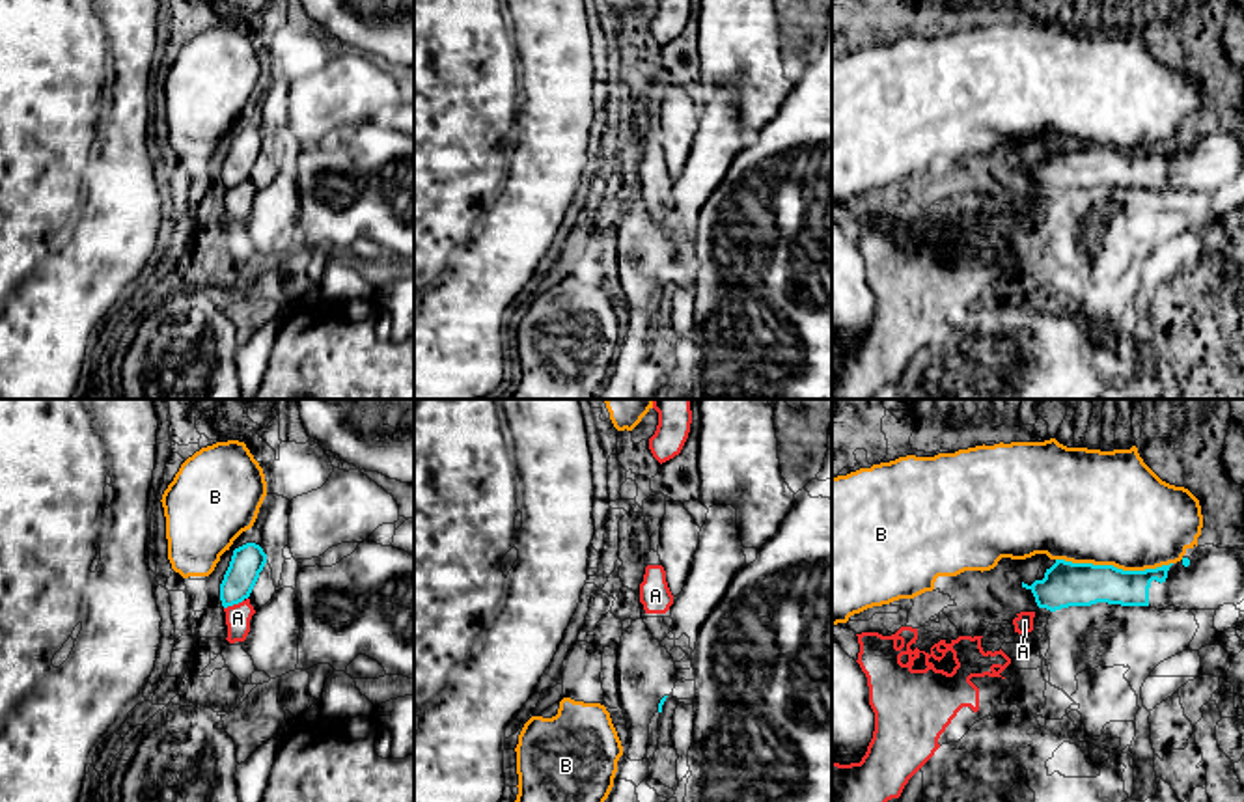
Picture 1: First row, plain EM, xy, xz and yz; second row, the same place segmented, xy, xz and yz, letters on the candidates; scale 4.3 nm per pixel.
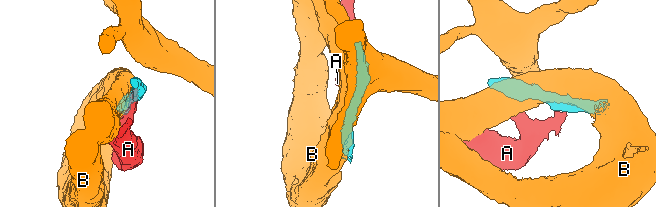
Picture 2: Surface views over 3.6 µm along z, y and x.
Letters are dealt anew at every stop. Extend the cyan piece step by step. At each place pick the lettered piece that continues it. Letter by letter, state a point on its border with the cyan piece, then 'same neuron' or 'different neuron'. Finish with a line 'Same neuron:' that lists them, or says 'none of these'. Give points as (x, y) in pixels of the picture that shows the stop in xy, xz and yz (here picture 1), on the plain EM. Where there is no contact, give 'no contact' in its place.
A: xy (234, 185) | different neuron
B: yz (1112, 148) | different neuron
Same neuron: none of these

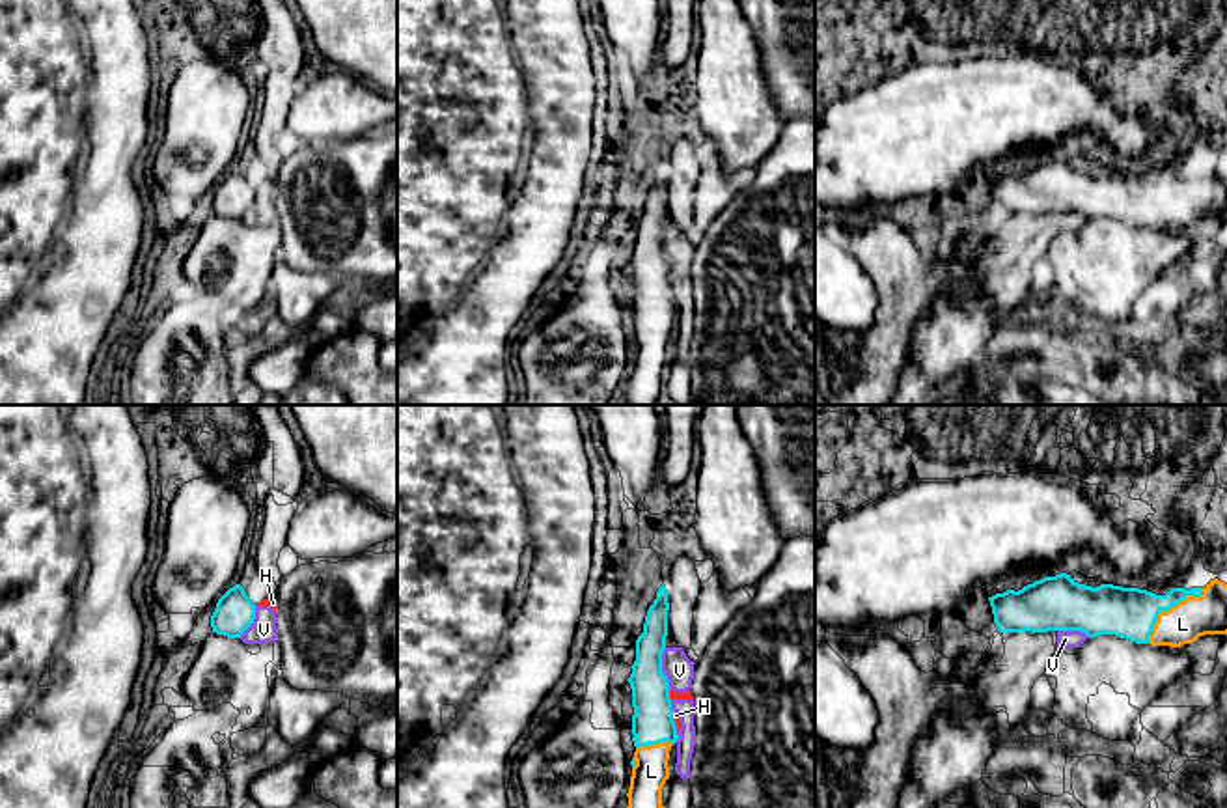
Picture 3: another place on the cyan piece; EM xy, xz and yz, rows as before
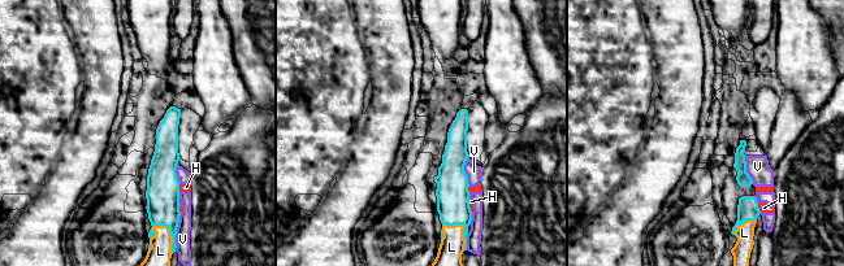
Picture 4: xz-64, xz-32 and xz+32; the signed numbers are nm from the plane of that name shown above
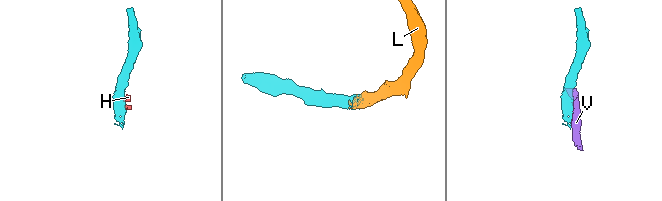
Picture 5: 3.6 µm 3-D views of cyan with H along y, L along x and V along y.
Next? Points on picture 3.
H: xz (674, 303) | different neuron
L: yz (1168, 191) | same neuron
V: xz (661, 250) | different neuron
Same neuron: L

